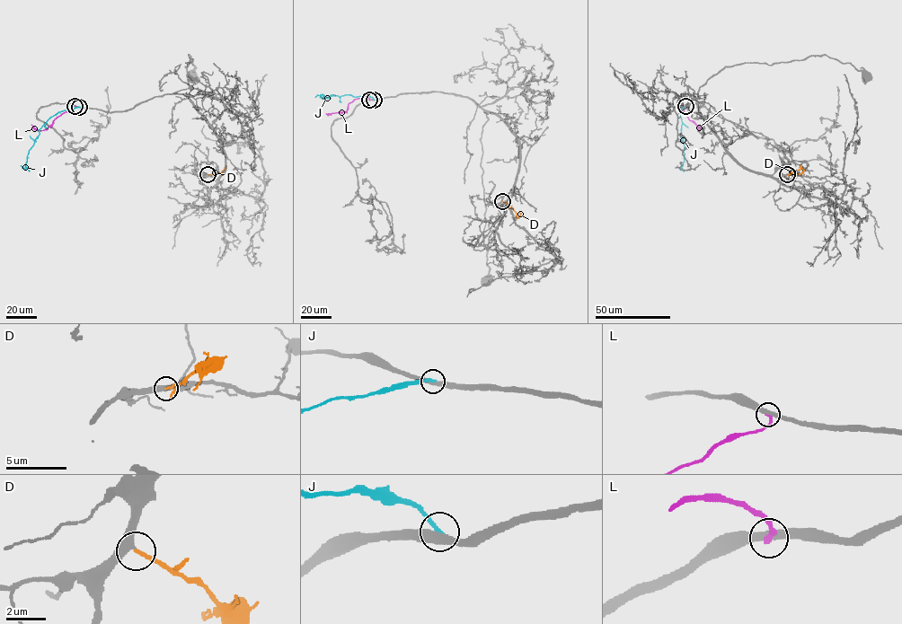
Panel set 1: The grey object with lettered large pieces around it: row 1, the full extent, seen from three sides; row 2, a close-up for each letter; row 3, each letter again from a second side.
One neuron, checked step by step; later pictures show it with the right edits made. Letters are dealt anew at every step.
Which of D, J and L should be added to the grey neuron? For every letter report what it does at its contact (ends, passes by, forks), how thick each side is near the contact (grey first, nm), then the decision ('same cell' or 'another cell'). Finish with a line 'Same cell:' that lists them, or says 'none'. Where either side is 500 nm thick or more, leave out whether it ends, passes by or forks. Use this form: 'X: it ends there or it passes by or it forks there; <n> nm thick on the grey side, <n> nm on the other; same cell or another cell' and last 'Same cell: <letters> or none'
D: it ends there; 380 nm thick on the grey side, 190 nm on the other; same cell
J: it ends there; 360 nm thick on the grey side, 240 nm on the other; another cell
L: it ends there; 360 nm thick on the grey side, 260 nm on the other; another cell
Same cell: D

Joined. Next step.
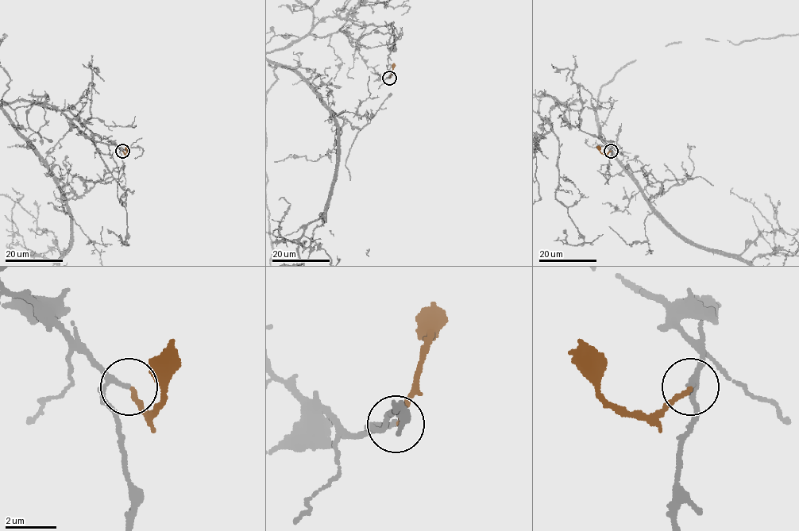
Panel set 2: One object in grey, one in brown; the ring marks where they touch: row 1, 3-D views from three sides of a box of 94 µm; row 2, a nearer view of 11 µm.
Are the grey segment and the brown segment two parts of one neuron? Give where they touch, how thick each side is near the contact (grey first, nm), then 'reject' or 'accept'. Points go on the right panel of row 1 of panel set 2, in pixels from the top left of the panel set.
place (611, 151); calibres 150 and 180 nm; accept

